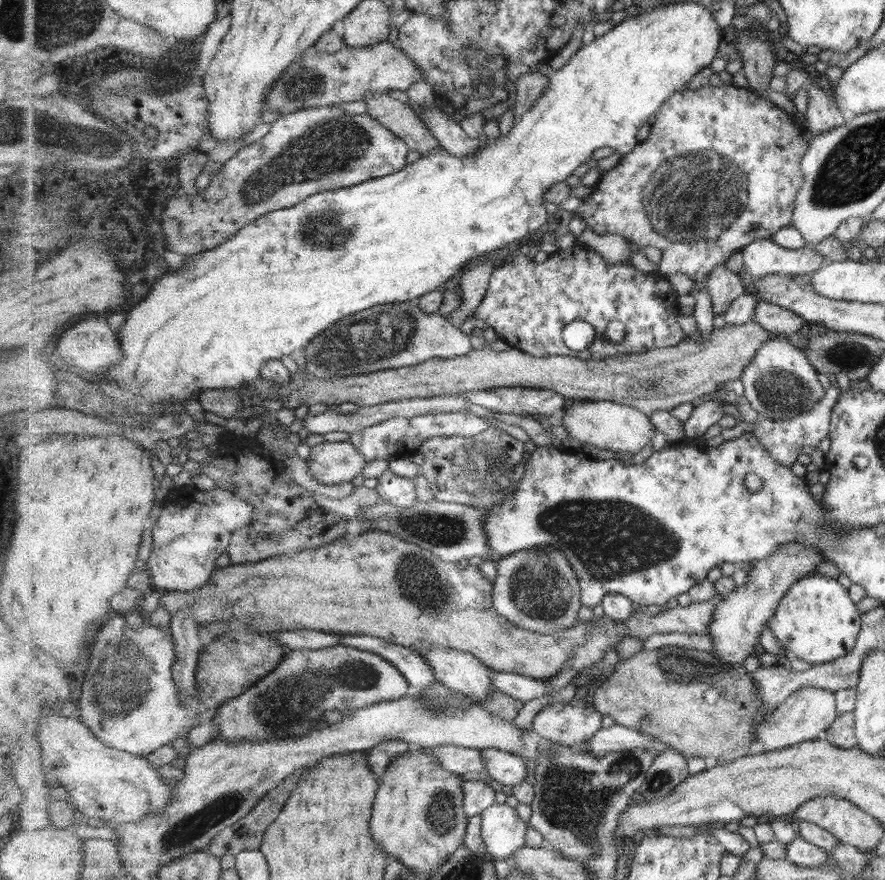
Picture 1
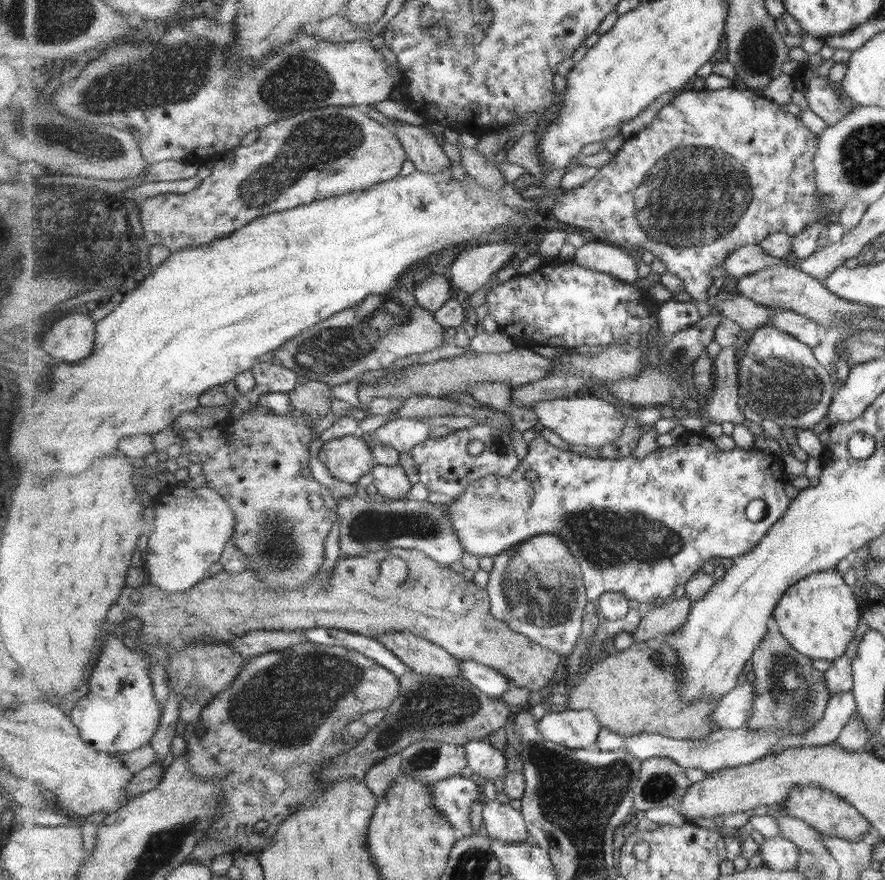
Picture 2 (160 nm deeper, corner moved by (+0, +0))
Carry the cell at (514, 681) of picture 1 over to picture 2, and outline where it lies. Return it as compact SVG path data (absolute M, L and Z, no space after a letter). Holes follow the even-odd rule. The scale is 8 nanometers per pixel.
M471 660L461 661L461 677L470 680L479 690L493 697L499 697L511 685L514 685L496 669Z

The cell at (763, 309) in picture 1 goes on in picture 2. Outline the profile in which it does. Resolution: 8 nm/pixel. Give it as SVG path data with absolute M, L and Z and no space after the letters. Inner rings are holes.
M782 309L775 312L775 317L767 323L771 328L783 329L791 333L797 340L815 348L821 340L821 330L815 324L815 320L798 314L797 311L783 311Z

